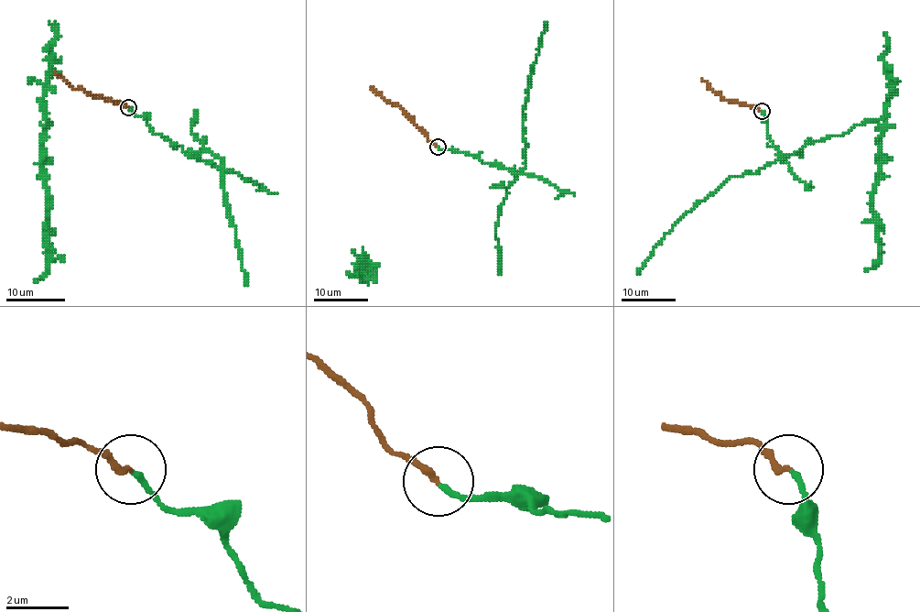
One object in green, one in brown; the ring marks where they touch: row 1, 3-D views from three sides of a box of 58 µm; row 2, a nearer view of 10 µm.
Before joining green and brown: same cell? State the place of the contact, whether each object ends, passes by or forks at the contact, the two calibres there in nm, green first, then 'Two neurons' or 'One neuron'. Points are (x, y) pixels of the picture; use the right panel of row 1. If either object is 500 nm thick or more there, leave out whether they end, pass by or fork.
Place: (762, 111). At the ring green ends. At the ring brown ends. Thickness 180 nm (green) against 200 nm. One neuron

